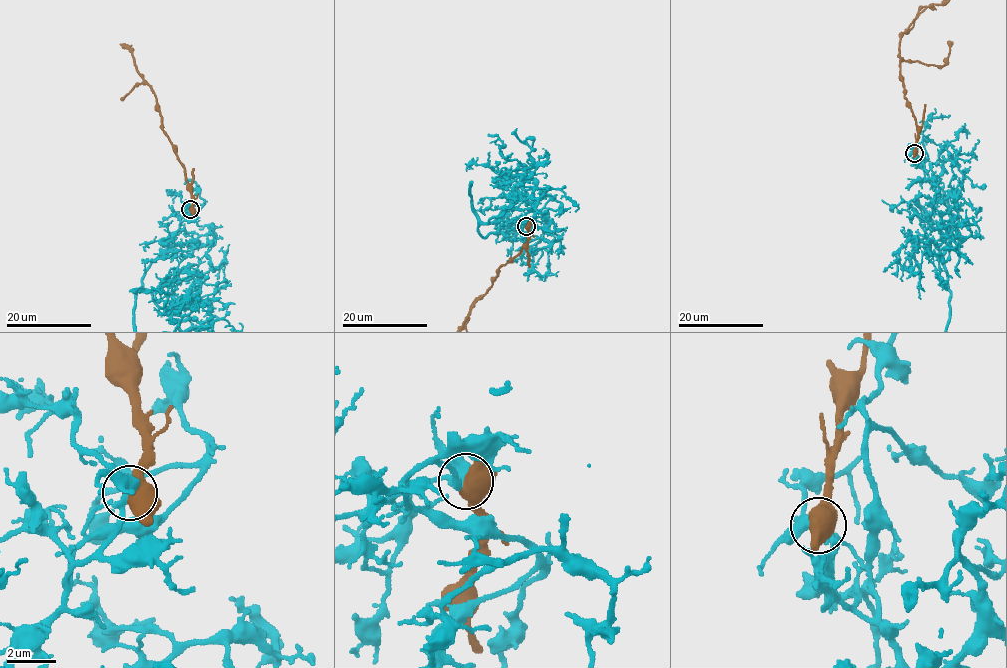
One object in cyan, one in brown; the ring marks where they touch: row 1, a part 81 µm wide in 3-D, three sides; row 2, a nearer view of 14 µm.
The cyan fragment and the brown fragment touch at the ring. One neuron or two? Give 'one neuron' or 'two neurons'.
two neurons

